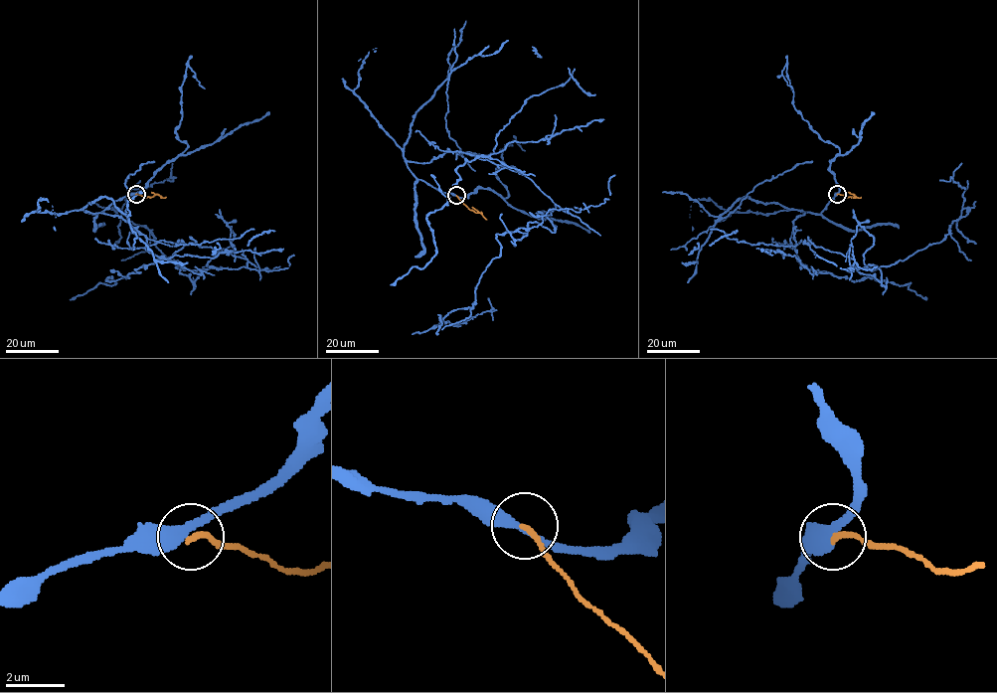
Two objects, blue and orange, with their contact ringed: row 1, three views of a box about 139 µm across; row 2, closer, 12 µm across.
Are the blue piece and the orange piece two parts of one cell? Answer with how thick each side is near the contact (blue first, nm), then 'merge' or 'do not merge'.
calibres 360 and 180 nm; do not merge

